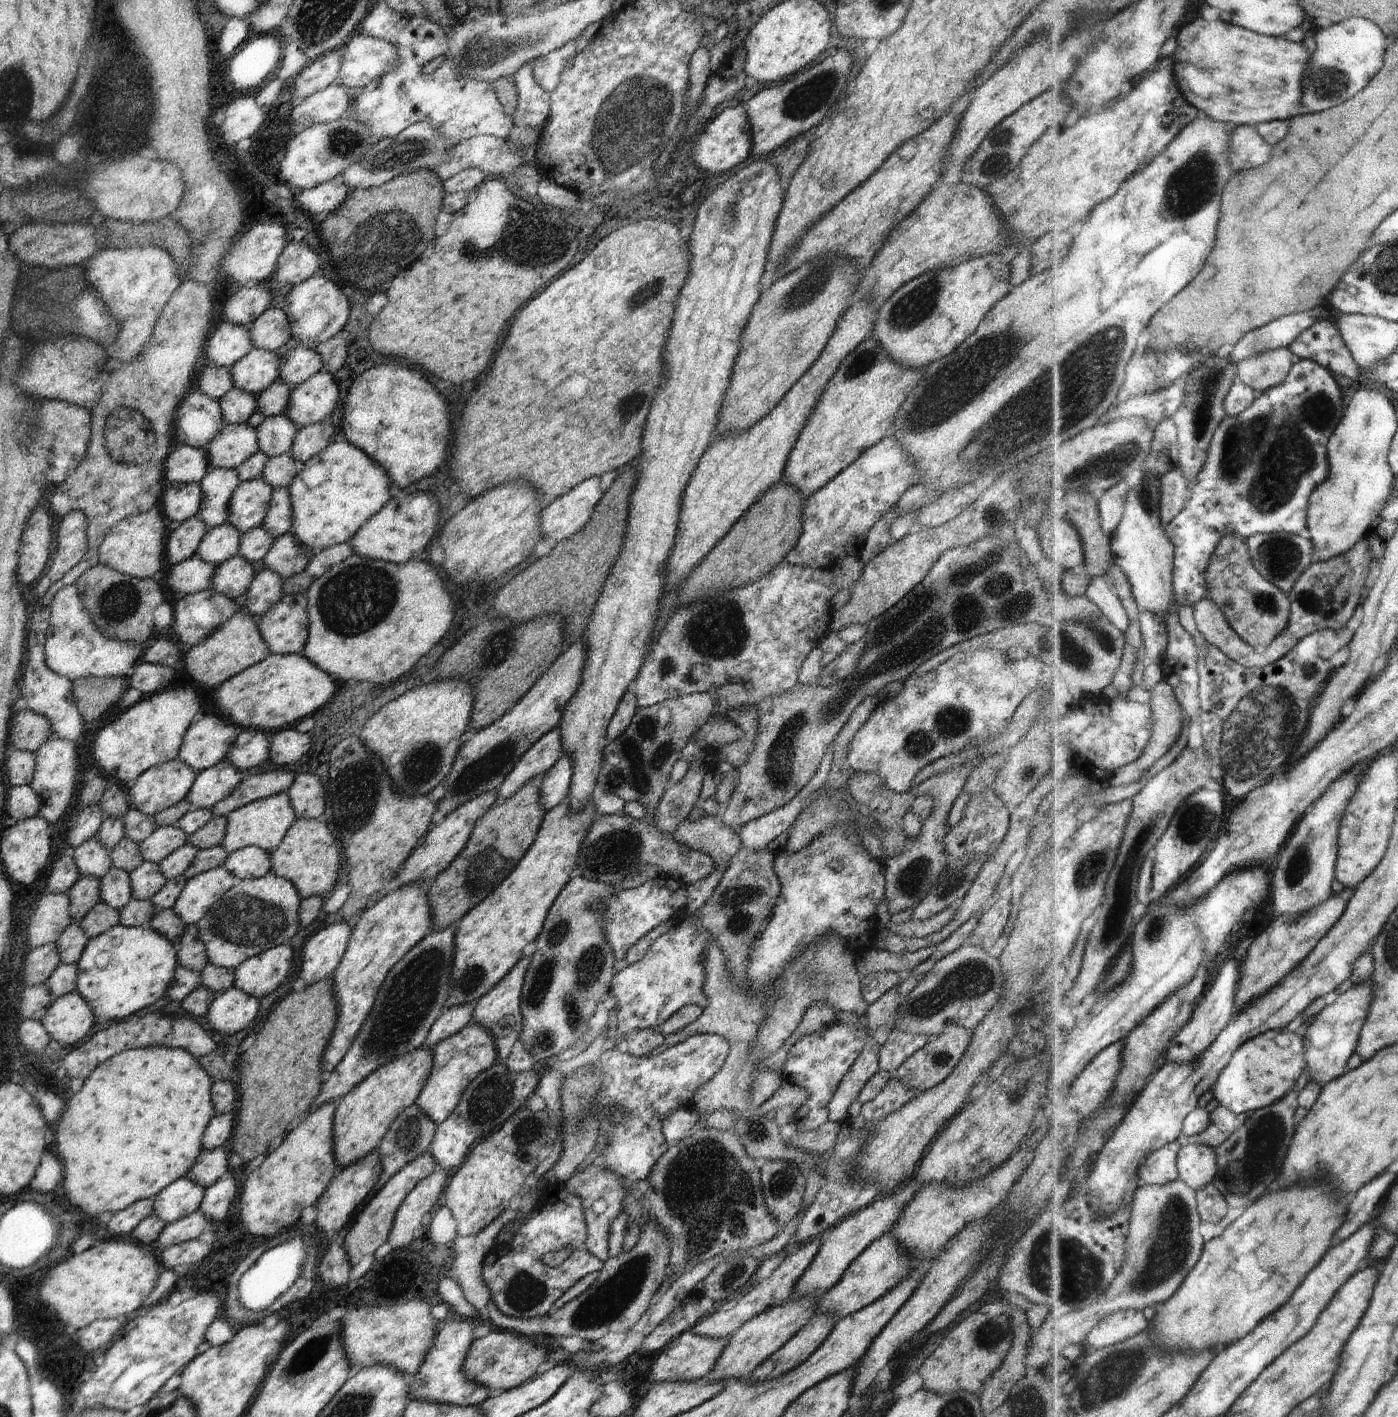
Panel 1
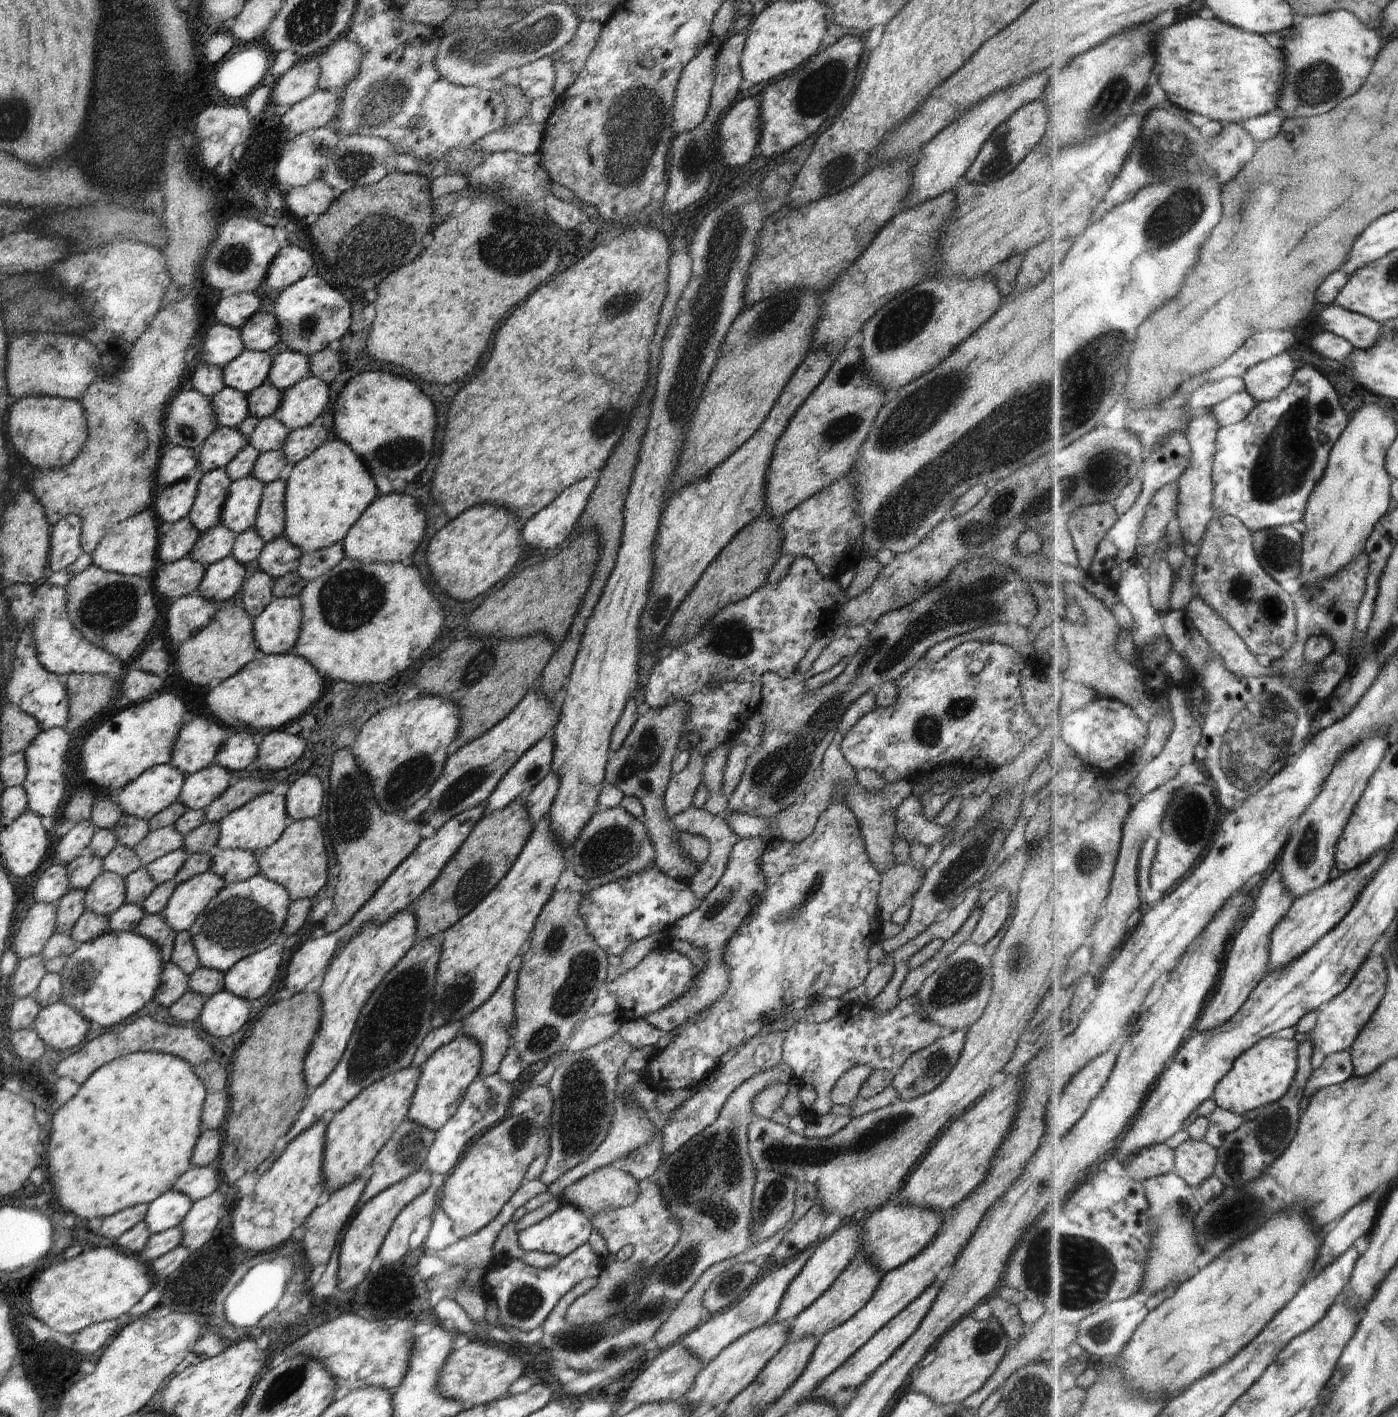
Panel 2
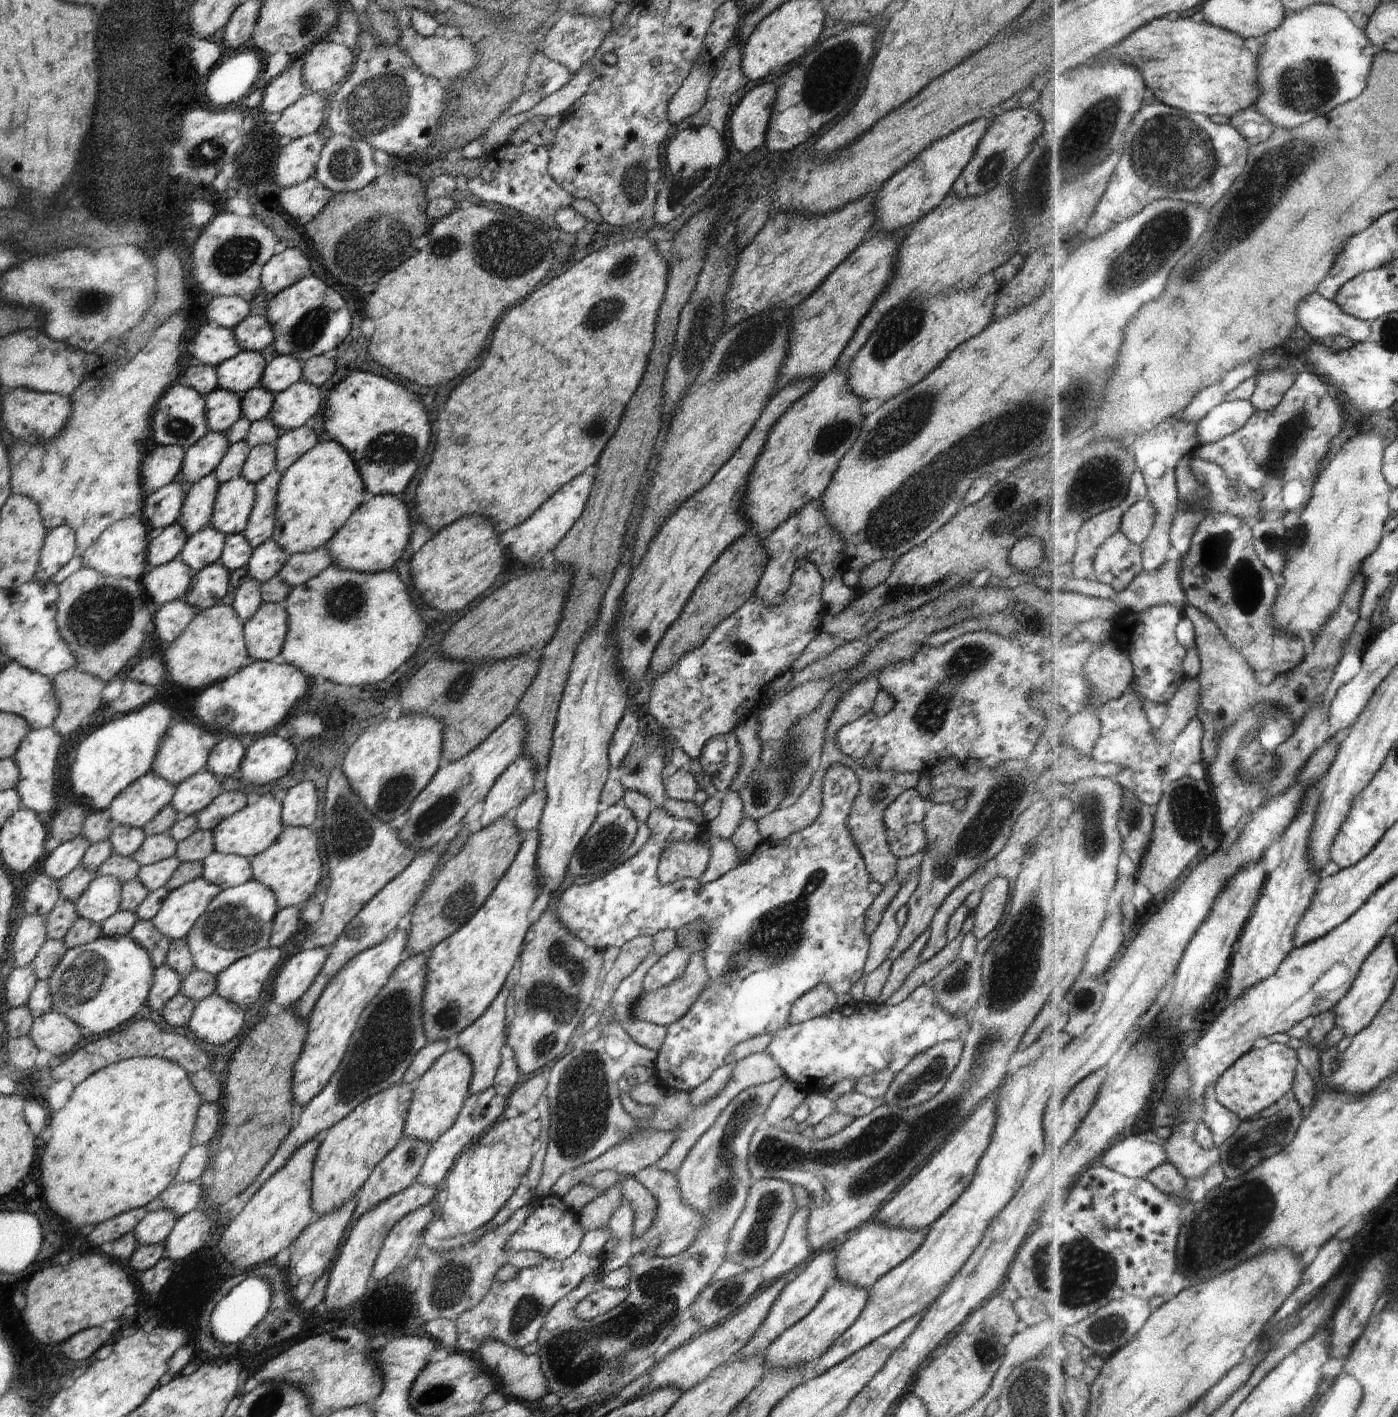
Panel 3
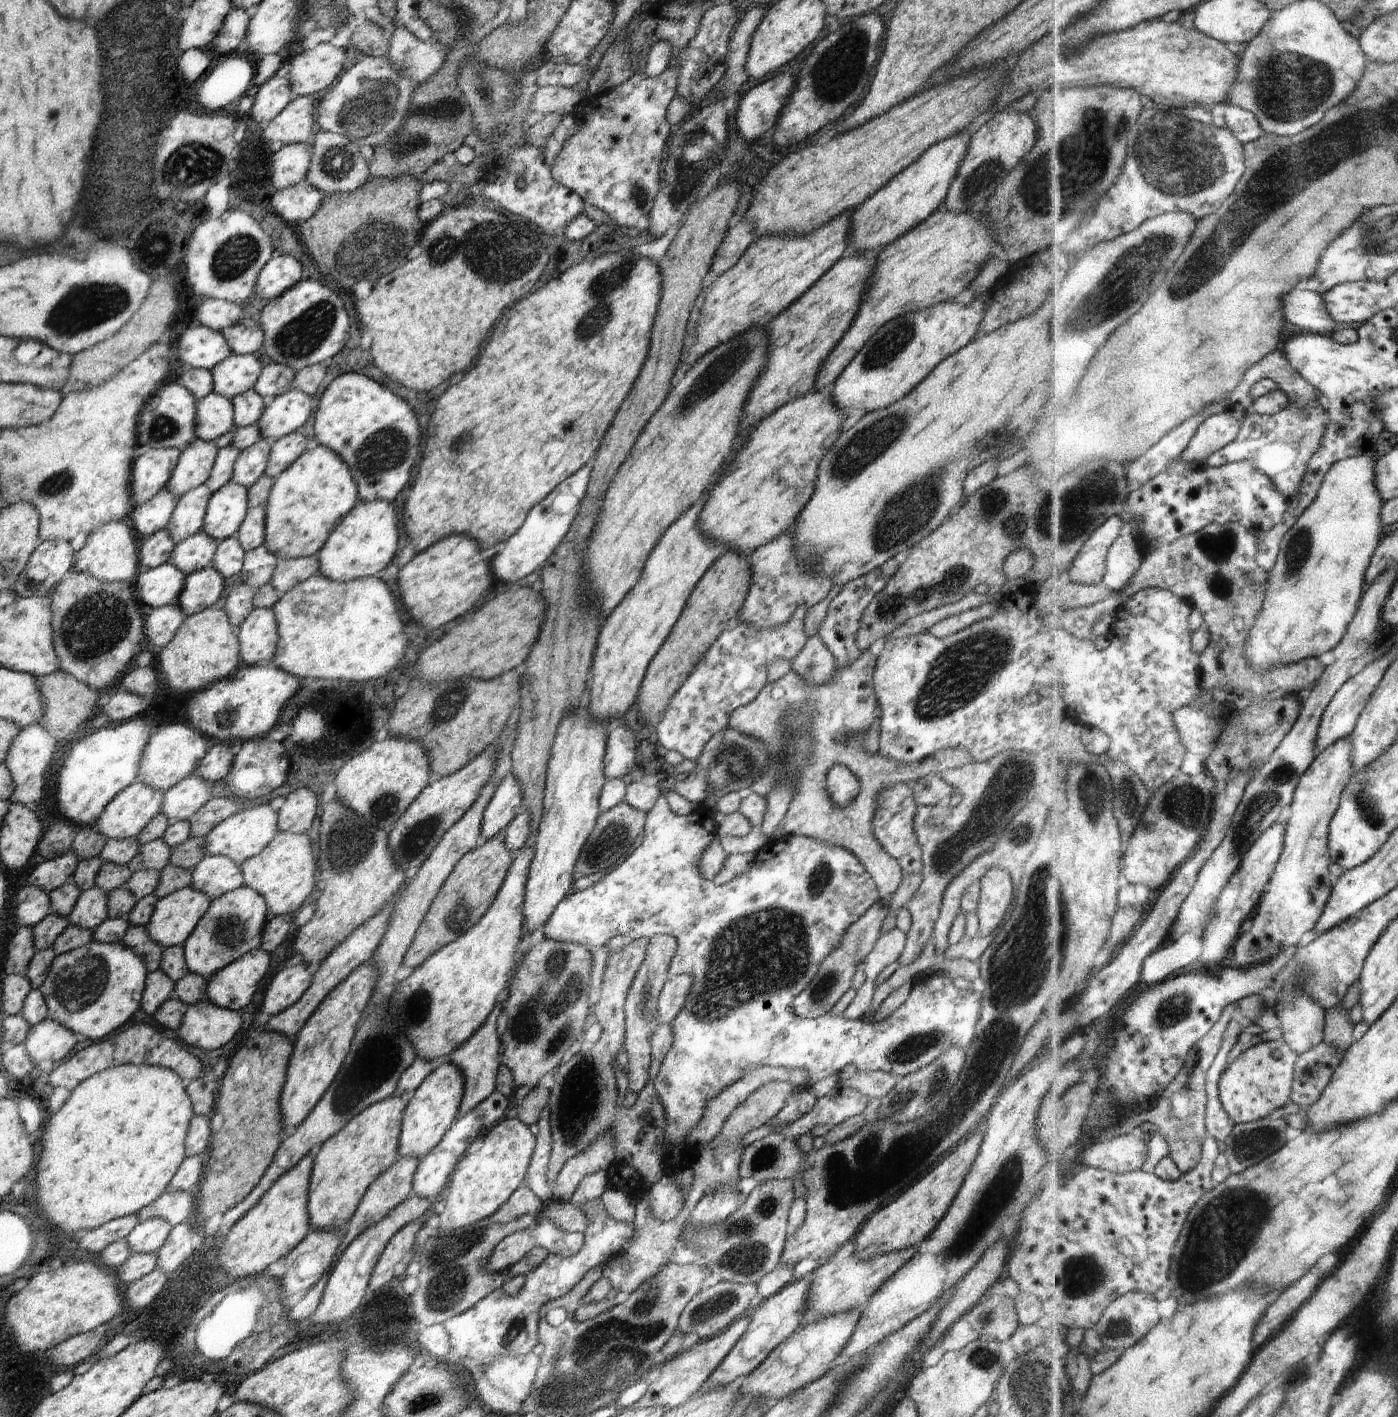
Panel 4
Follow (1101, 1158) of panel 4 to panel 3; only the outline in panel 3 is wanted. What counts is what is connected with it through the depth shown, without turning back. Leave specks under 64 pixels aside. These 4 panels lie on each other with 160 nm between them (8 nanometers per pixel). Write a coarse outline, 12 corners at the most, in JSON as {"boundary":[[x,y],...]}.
{"boundary":[[1134,1135],[1118,1140],[1102,1164],[1146,1178],[1168,1161],[1160,1142]]}

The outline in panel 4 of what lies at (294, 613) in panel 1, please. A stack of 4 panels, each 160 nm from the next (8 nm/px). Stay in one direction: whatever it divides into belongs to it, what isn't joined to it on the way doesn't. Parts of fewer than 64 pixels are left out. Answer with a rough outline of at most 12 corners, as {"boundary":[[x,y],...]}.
{"boundary":[[255,607],[236,630],[242,664],[270,664],[273,610]]}

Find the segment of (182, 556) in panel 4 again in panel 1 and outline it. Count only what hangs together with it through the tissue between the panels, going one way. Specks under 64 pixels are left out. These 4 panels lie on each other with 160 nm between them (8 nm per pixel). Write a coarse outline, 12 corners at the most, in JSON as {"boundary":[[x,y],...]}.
{"boundary":[[208,528],[196,554],[217,566],[238,555],[241,532]]}

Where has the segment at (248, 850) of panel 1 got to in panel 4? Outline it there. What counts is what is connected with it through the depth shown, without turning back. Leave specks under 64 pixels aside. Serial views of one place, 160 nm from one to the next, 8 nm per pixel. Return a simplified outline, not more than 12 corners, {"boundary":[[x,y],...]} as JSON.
{"boundary":[[204,856],[191,886],[211,899],[245,884],[240,864]]}

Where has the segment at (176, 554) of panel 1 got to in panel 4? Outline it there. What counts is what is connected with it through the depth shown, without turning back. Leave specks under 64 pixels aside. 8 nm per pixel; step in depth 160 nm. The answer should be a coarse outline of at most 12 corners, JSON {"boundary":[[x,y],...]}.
{"boundary":[[166,529],[139,547],[140,568],[168,563],[176,543]]}

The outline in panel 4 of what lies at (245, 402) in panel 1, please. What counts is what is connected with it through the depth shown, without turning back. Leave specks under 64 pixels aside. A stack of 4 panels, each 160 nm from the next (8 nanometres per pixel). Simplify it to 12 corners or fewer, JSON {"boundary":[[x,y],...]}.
{"boundary":[[231,399],[197,401],[195,433],[210,442],[235,426]]}

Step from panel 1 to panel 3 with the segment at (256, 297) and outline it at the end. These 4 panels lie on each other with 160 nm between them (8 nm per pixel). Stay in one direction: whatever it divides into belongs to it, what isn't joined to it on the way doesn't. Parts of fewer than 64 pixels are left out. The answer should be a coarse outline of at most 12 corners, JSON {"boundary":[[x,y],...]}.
{"boundary":[[214,297],[208,321],[234,329],[249,315],[248,298]]}

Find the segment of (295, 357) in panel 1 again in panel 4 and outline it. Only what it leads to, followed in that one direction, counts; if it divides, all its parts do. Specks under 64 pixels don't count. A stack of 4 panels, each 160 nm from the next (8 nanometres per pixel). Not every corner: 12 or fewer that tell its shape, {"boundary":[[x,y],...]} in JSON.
{"boundary":[[269,363],[253,389],[266,400],[293,388],[297,372]]}

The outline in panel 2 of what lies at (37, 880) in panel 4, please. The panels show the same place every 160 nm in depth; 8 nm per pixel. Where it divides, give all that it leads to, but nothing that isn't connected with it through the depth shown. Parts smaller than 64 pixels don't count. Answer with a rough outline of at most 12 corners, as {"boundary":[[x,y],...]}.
{"boundary":[[79,822],[60,838],[54,858],[70,864],[86,852],[96,828]]}

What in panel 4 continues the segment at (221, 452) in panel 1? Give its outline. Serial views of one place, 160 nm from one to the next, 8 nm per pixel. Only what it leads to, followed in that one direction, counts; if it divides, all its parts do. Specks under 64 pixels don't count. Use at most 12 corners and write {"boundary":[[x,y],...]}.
{"boundary":[[196,437],[164,488],[178,500],[204,485],[218,447]]}

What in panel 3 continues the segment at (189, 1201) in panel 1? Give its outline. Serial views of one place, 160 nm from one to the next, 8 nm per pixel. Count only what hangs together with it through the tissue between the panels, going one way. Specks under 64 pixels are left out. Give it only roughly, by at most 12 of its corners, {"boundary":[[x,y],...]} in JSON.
{"boundary":[[172,1208],[148,1212],[133,1231],[139,1244],[164,1243],[178,1222]]}

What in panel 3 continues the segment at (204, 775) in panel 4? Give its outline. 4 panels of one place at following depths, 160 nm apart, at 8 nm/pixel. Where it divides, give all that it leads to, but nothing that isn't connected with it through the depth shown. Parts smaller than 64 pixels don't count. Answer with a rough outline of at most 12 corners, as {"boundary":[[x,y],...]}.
{"boundary":[[241,736],[212,748],[205,770],[232,776],[244,760]]}

